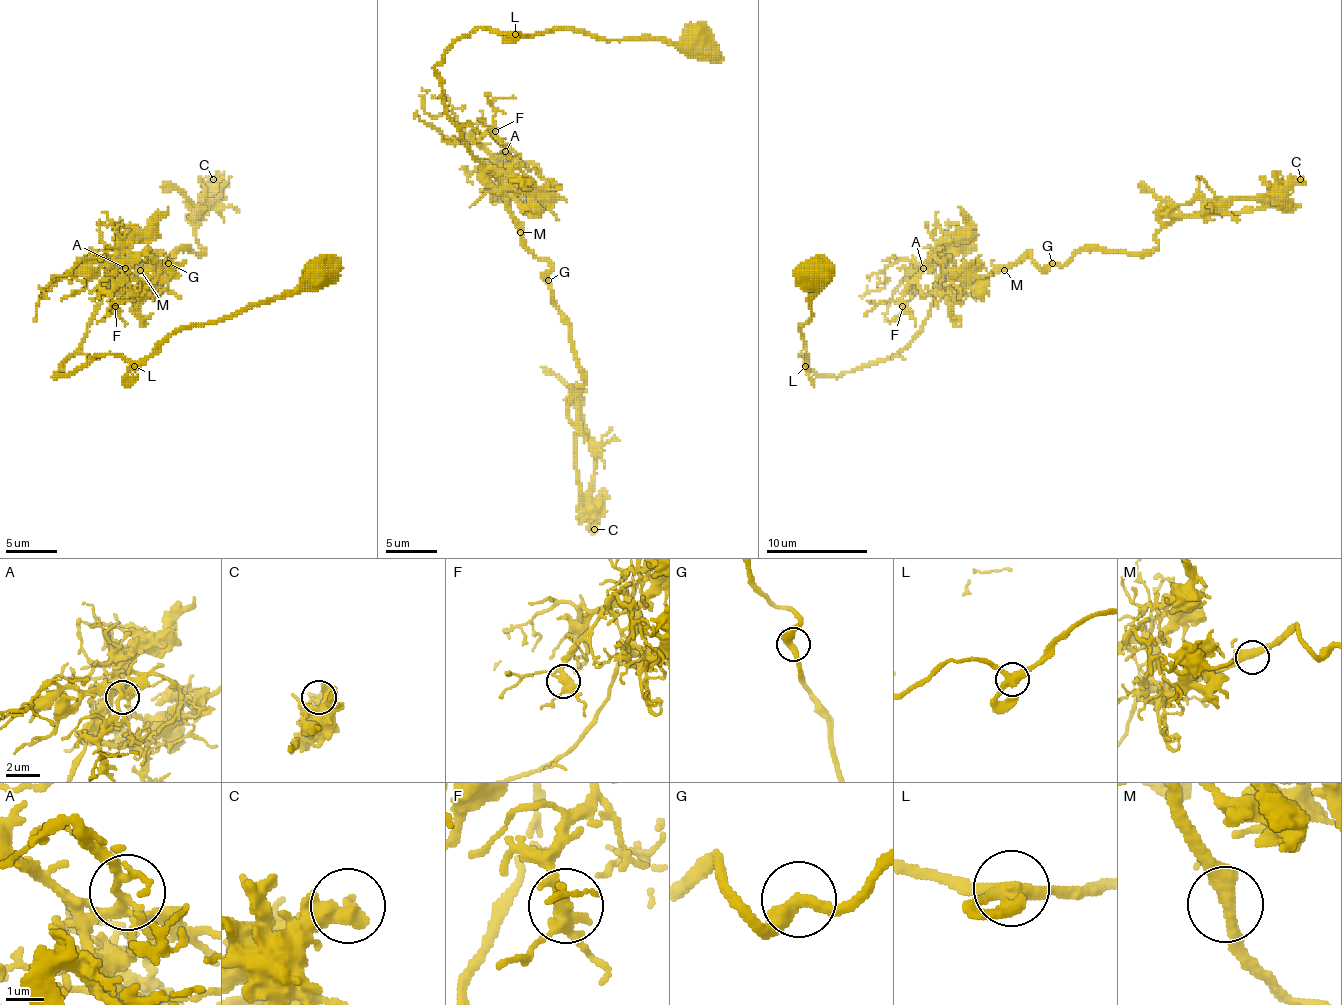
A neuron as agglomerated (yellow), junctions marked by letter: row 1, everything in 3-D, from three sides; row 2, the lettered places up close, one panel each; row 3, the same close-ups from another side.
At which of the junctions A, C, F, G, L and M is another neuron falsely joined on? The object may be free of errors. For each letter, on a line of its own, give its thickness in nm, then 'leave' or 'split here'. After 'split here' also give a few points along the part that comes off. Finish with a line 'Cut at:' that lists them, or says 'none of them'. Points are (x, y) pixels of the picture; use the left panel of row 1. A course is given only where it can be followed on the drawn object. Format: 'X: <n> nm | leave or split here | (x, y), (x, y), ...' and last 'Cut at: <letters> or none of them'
A: 200 nm | leave
C: 440 nm | leave
F: 340 nm | leave
G: 380 nm | leave
L: 360 nm | leave
M: 360 nm | leave
Cut at: none of them

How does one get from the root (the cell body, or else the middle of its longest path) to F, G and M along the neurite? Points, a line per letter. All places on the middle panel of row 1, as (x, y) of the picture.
F: (477, 159), (488, 169), (505, 171), (510, 166), (513, 161), (508, 154), (510, 149), (493, 131), (495, 131)
G: (477, 159), (485, 169), (488, 182), (503, 197), (520, 240), (548, 263), (551, 268), (548, 280)
M: (477, 159), (485, 169), (488, 182), (503, 197), (505, 209), (520, 232)

